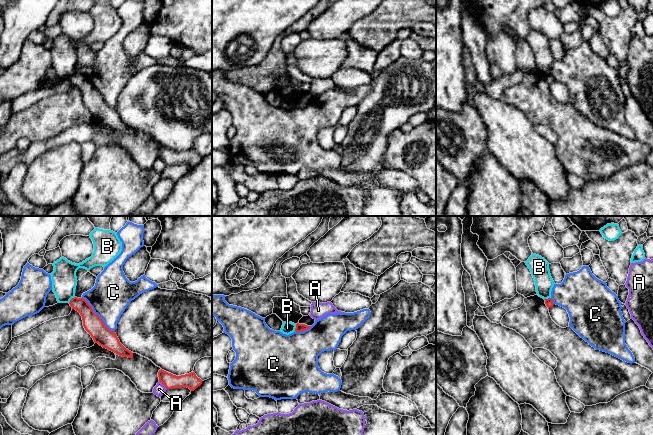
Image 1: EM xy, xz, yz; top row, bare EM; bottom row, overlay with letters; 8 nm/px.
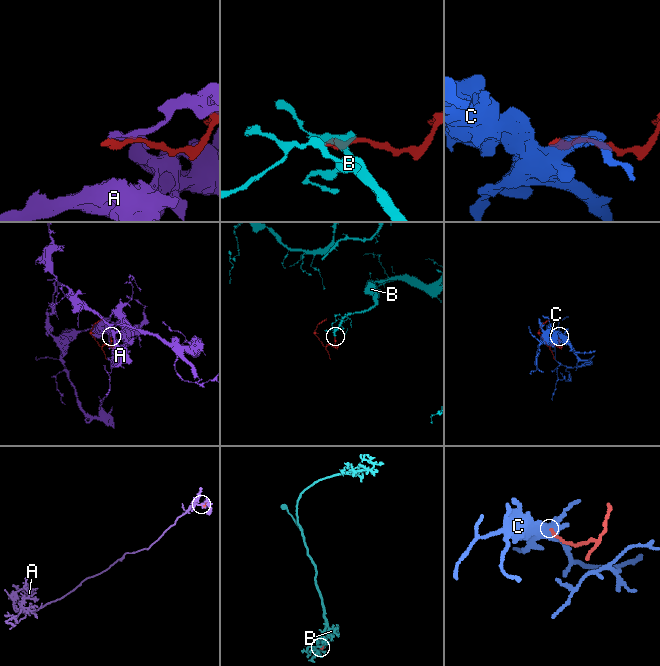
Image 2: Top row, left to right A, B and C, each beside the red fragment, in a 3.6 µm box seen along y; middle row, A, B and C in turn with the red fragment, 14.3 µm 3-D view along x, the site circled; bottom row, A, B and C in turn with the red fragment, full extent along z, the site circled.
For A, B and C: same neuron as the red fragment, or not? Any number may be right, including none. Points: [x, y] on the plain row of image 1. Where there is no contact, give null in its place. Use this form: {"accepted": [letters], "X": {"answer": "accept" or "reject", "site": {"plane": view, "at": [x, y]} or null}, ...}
{"accepted": [], "A": {"answer": "reject", "site": {"plane": "xy", "at": [163, 160]}}, "B": {"answer": "reject", "site": {"plane": "xz", "at": [295, 104]}}, "C": {"answer": "reject", "site": {"plane": "xy", "at": [98, 92]}}}

